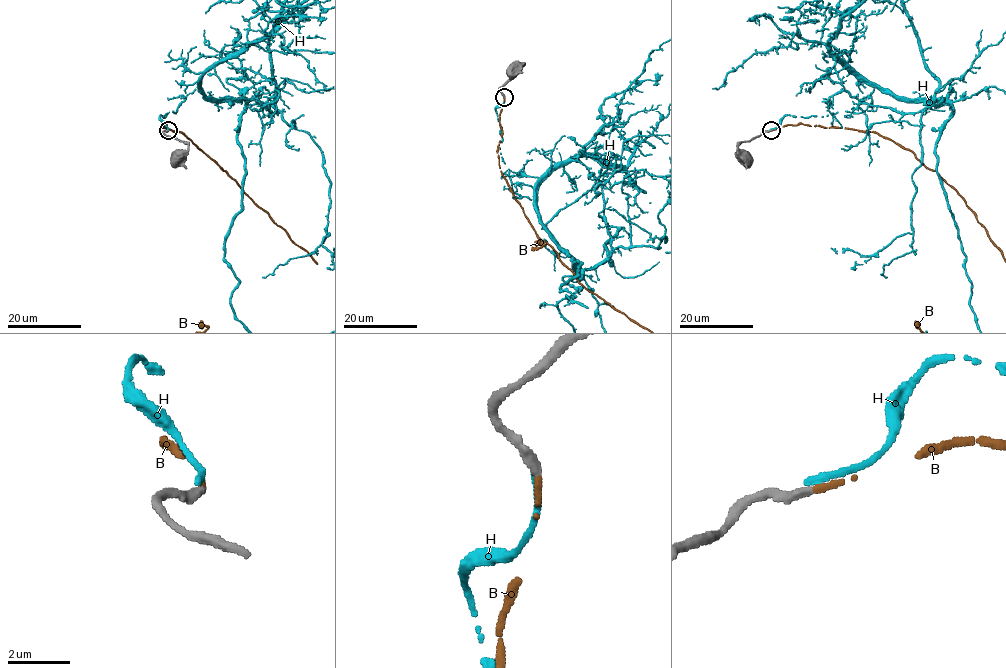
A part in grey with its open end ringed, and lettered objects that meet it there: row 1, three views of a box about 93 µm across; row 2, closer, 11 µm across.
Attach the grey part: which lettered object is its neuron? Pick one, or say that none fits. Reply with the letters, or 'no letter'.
B

